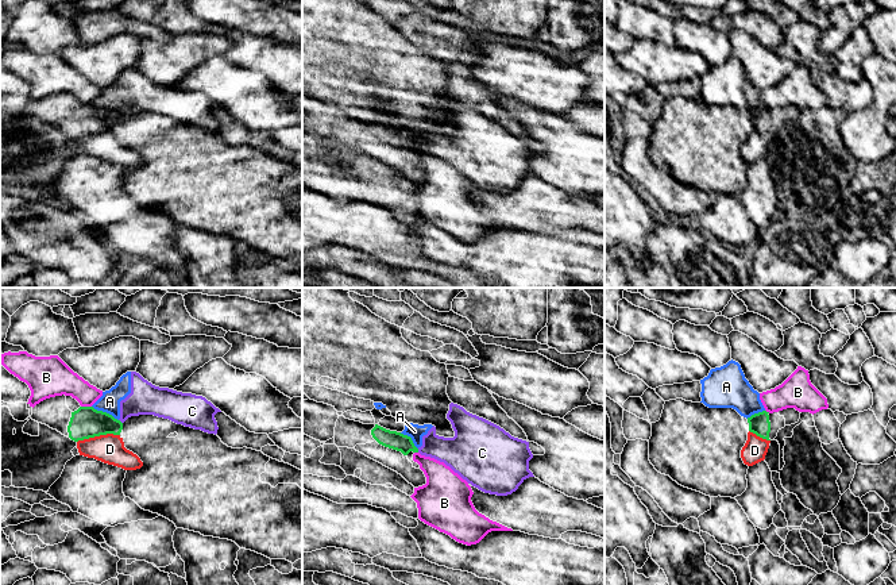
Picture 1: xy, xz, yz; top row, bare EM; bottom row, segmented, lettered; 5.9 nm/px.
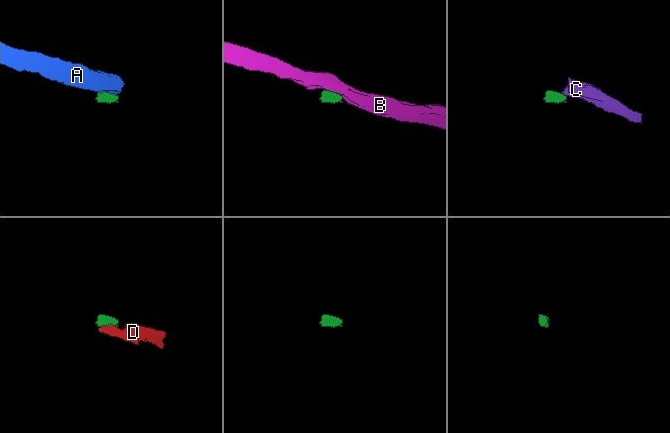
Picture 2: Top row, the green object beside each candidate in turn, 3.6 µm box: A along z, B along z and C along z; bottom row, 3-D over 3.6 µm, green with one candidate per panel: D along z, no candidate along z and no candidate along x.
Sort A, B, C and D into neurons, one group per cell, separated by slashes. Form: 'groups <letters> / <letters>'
groups A C / B / D

